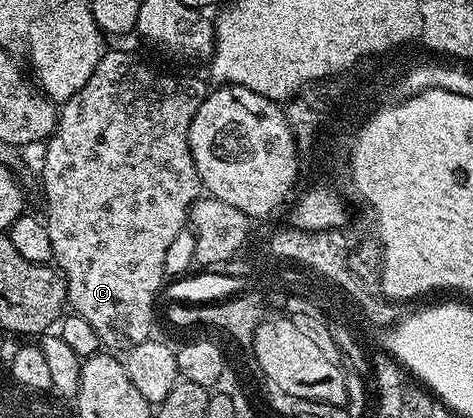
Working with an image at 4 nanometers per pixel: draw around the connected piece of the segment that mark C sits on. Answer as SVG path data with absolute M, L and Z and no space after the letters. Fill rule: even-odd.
M110 48L99 59L95 71L91 71L91 79L71 99L60 106L57 125L53 128L52 137L44 142L45 158L41 161L41 181L45 184L45 217L43 224L47 227L51 239L53 261L59 273L65 279L68 308L77 313L91 327L95 327L95 335L99 335L102 346L109 351L134 349L139 343L150 340L153 329L153 304L157 301L157 292L161 289L161 280L166 280L165 260L175 235L185 228L185 220L189 217L189 208L198 204L197 196L203 193L201 176L195 167L195 159L191 155L189 132L195 119L195 111L205 102L207 88L197 77L176 77L173 73L160 73L152 69L145 61L140 61L133 53L125 49Z

